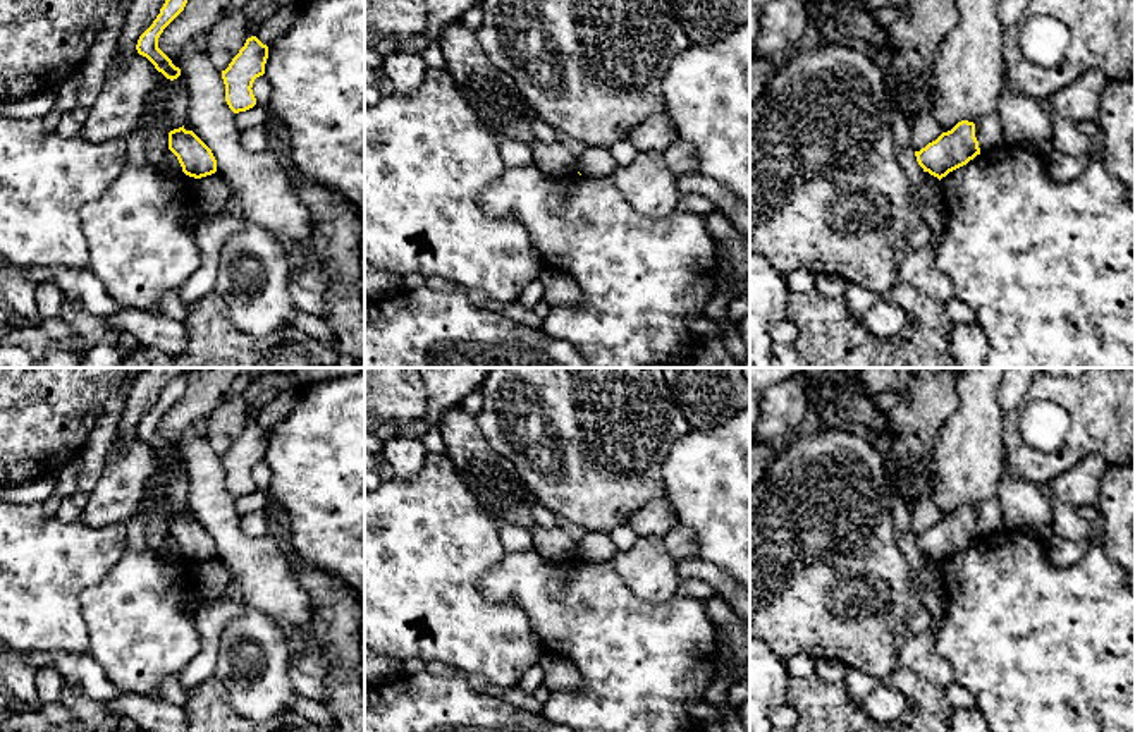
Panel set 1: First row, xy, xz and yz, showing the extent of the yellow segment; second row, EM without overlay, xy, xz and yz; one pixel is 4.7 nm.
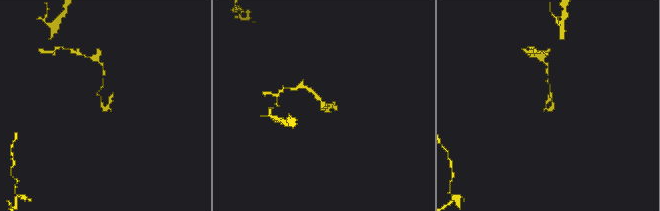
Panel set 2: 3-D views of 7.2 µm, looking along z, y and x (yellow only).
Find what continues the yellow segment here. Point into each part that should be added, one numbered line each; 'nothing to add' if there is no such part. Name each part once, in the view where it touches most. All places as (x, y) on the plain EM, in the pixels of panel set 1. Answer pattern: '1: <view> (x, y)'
nothing to add

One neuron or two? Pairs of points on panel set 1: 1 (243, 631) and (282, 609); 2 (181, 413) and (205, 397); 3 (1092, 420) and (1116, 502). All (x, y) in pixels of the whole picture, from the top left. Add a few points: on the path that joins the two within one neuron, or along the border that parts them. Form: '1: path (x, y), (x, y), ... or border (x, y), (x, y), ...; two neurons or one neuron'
1: border (241, 600), (267, 614), (286, 636); two neurons
2: path (186, 413), (200, 399); one neuron
3: border (1108, 464), (1116, 466); two neurons

